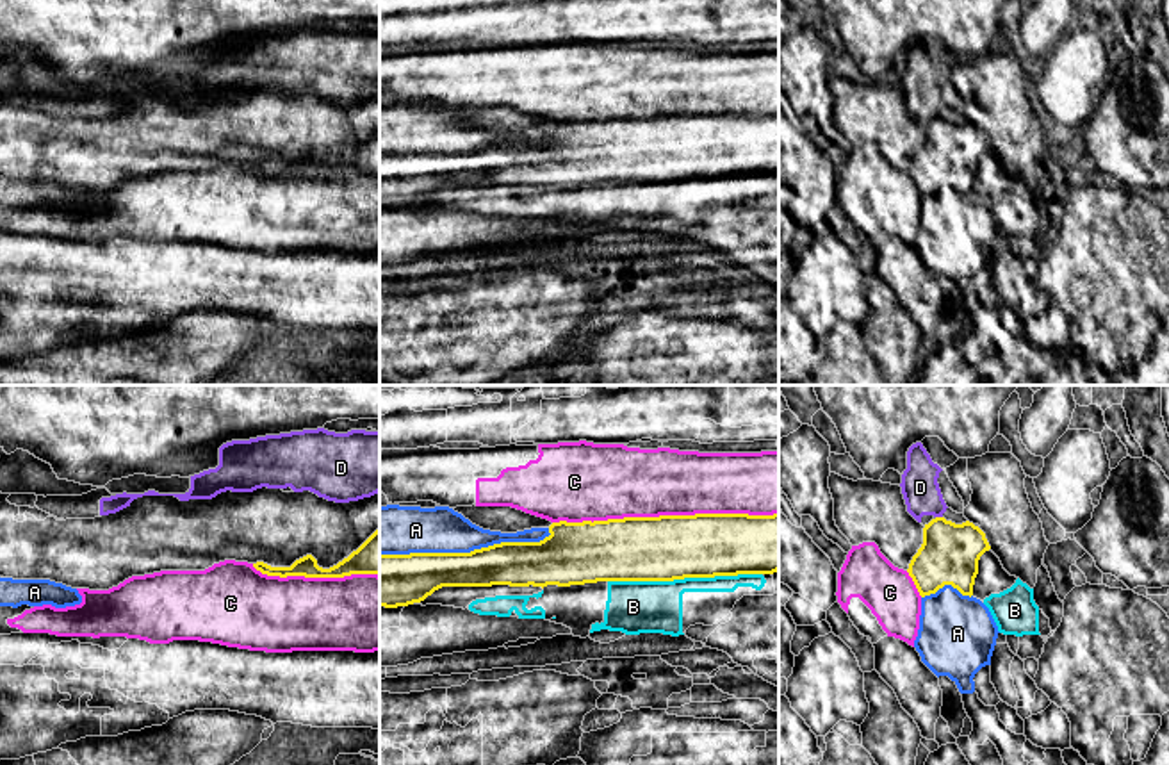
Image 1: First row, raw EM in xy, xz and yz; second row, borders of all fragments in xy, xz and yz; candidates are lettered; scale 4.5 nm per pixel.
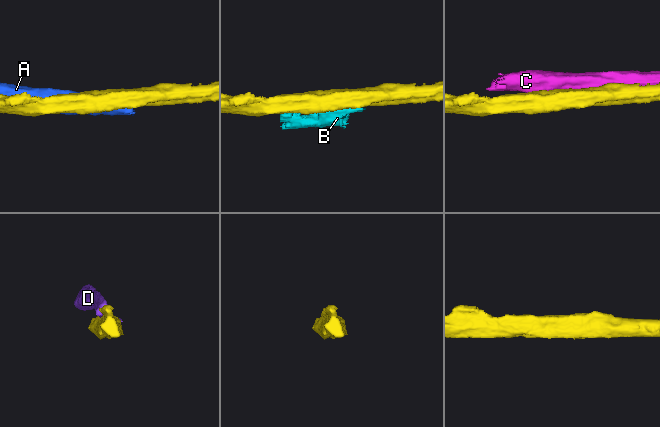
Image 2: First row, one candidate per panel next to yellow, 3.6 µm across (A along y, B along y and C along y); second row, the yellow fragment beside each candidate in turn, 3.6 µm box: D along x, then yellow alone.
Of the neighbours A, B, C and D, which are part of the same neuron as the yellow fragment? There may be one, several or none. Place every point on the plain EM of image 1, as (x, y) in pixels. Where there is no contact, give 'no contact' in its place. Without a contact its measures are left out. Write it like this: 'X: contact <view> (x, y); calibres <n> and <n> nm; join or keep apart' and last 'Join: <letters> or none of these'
A: contact xz (465, 154); calibres 200 and 200 nm; keep apart
B: contact xz (685, 177); calibres 300 and 240 nm; keep apart
C: contact xz (665, 116); calibres 300 and 320 nm; keep apart
D: contact yz (940, 118); calibres 260 and 170 nm; keep apart
Join: none of these

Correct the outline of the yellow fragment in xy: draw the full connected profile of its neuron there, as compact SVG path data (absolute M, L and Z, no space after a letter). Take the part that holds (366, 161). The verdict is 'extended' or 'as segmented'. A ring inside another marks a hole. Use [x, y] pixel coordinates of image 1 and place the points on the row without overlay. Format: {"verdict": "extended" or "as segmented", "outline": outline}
{"verdict": "as segmented", "outline": "M376 130L356 152L330 169L317 166L312 155L296 160L290 168L271 168L264 162L253 164L257 171L267 177L305 177L305 178L344 178L351 175L380 177L380 130Z"}

